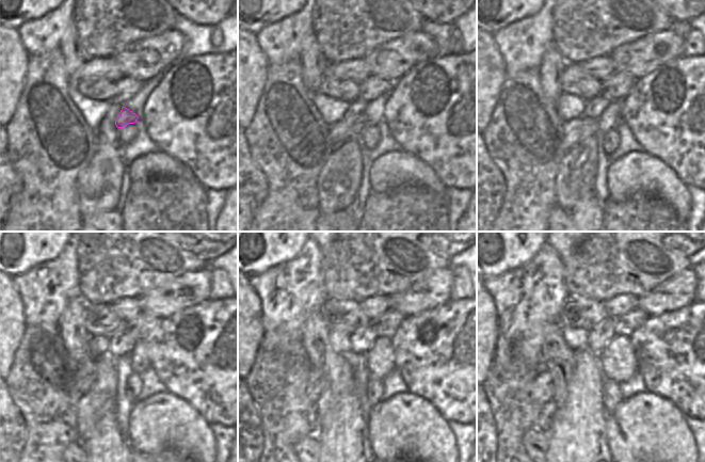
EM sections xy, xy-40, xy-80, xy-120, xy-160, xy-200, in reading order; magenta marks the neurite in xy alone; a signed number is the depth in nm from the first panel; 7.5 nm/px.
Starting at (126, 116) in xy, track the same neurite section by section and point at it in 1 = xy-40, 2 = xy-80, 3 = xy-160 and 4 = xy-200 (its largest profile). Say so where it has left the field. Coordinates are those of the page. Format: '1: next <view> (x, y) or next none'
1: next xy-40 (339, 132)
2: next xy-80 (573, 129)
3: next xy-160 (316, 382)
4: next xy-200 (543, 387)

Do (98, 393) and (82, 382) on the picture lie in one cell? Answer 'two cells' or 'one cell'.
two cells

